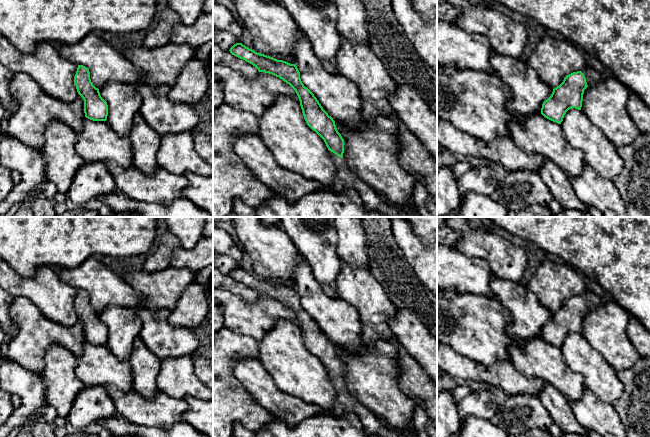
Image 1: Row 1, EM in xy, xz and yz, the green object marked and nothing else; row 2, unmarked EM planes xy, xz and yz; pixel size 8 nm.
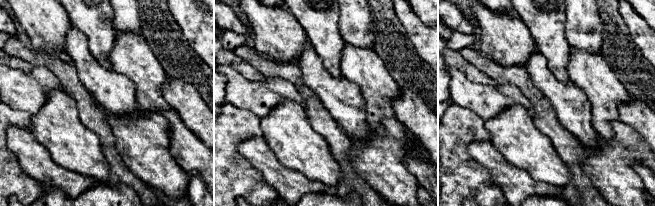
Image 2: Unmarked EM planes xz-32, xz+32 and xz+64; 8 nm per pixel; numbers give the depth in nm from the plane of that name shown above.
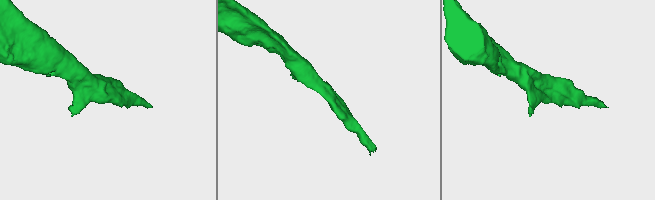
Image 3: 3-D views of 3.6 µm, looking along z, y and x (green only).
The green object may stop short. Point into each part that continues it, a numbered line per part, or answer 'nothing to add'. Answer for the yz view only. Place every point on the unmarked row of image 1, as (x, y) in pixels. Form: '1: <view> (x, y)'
1: yz (592, 300)

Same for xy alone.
nothing to add

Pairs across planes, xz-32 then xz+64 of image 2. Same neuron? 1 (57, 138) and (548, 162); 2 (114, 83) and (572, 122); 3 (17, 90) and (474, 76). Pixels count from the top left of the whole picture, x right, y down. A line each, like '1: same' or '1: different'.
1: same
2: same
3: different

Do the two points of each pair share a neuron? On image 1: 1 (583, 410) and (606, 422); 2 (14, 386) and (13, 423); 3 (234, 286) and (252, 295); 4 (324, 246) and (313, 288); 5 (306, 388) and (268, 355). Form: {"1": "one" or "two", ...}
{"1": "one", "2": "one", "3": "one", "4": "two", "5": "one"}

